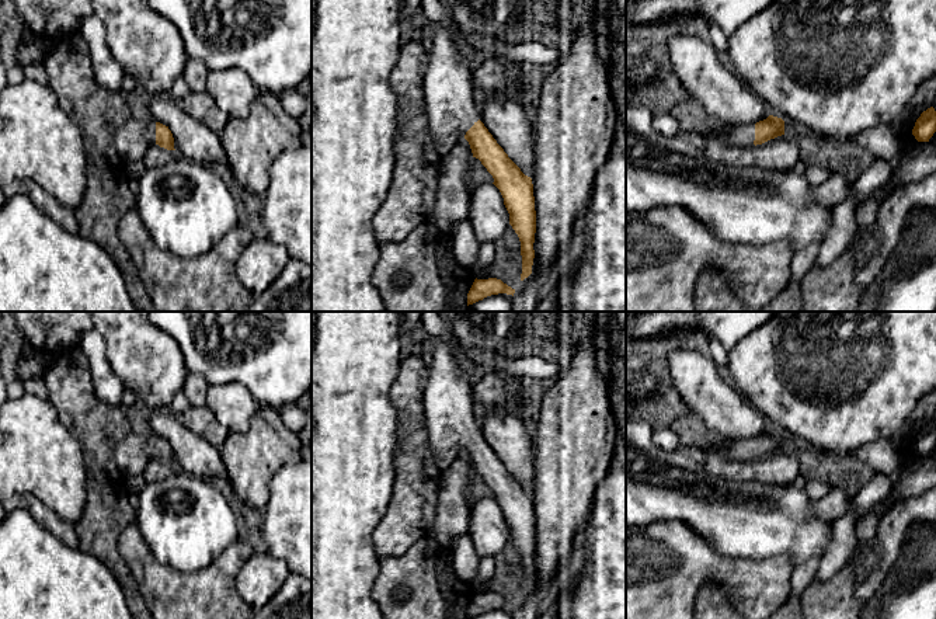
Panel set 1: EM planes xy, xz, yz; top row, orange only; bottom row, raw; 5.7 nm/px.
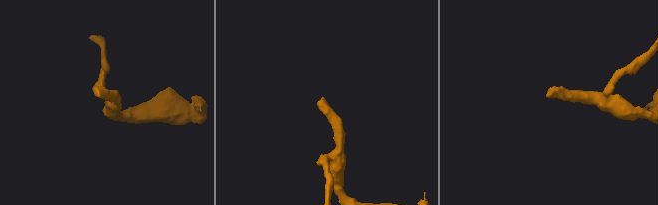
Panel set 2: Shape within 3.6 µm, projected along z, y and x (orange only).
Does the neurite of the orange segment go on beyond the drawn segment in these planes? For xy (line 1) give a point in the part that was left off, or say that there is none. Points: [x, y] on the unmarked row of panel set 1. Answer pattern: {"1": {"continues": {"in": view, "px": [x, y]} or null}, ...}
{"1": {"continues": {"in": "xy", "px": [138, 448]}}}

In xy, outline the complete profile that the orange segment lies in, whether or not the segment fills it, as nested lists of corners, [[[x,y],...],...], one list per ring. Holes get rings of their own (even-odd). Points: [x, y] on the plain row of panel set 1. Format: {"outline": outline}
{"outline": [[[138,427],[114,451],[116,466],[126,479],[142,474],[147,463],[154,458],[167,465],[175,465],[168,441]]]}

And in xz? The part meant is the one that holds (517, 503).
{"outline": [[[431,335],[424,352],[431,361],[424,407],[434,459],[438,469],[445,472],[464,452],[473,472],[493,490],[493,498],[500,504],[509,528],[509,539],[521,556],[523,595],[532,588],[535,573],[536,525],[532,493],[521,486],[480,435],[473,382],[456,361],[450,342]]]}

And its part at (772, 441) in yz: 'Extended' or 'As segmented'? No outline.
Extended

